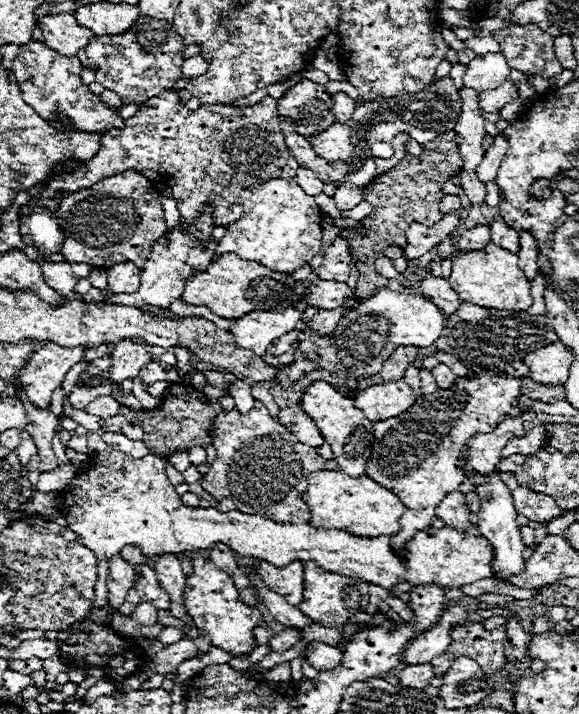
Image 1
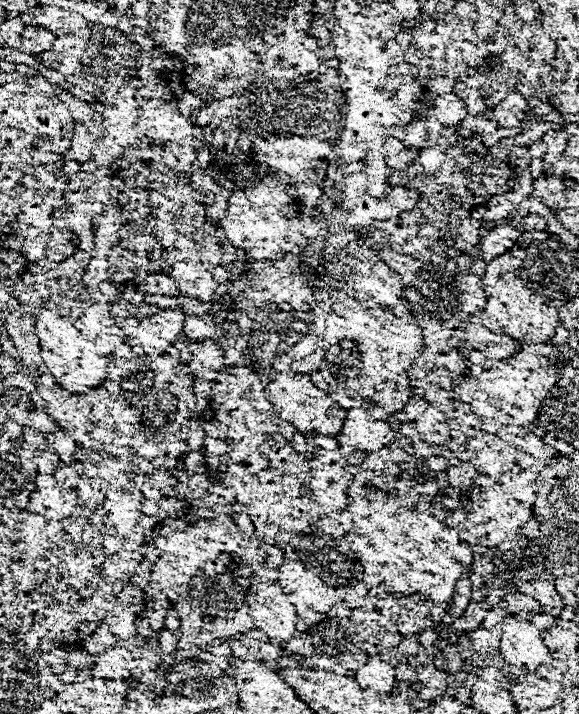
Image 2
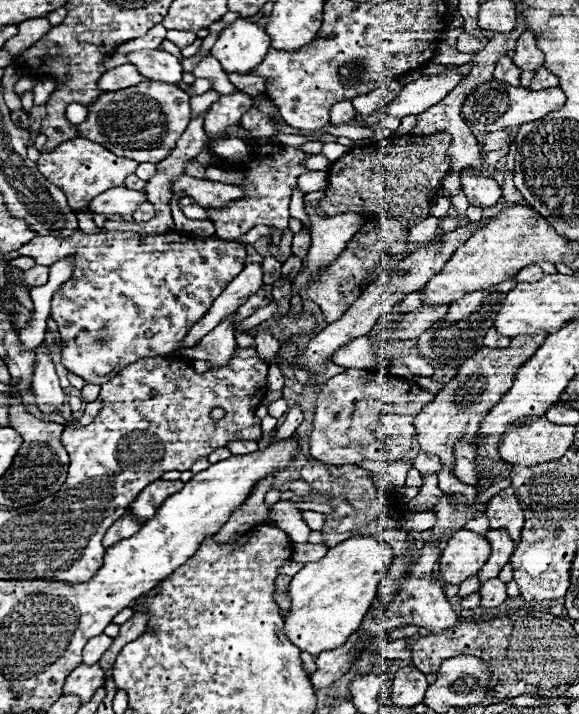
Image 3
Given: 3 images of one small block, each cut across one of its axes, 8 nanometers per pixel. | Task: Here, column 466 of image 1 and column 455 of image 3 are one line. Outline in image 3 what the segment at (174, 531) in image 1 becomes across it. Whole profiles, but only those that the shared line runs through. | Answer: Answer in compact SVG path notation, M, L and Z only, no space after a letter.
M460 530L448 540L448 546L442 550L442 556L438 560L438 574L448 584L460 584L484 566L488 554L490 544L484 536L470 530Z

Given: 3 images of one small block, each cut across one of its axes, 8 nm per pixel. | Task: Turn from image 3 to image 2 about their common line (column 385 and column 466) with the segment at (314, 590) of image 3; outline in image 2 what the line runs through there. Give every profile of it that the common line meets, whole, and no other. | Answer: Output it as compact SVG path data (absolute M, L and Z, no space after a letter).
M368 504L364 508L350 506L350 512L352 512L354 526L346 534L346 540L350 542L350 548L358 554L358 560L364 566L364 570L370 574L378 574L384 580L388 592L422 594L428 602L446 602L452 596L456 580L470 574L470 566L472 566L470 546L460 540L458 528L442 524L432 512L402 508L394 514L390 514L388 510L384 510L382 506L376 506L376 504Z

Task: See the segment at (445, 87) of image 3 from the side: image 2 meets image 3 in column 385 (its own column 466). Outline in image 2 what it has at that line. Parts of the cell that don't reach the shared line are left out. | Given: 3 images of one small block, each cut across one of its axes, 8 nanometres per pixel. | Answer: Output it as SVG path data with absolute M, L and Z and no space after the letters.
M448 92L448 94L442 94L434 100L434 116L440 124L444 126L450 126L450 128L458 128L460 122L466 118L468 110L466 110L466 104L454 94L454 92Z

